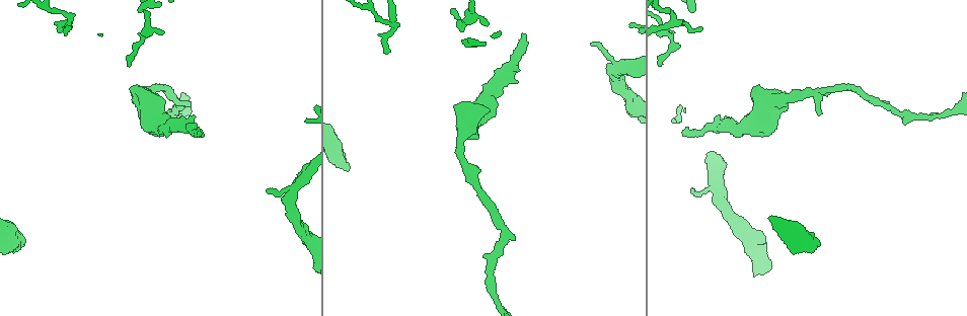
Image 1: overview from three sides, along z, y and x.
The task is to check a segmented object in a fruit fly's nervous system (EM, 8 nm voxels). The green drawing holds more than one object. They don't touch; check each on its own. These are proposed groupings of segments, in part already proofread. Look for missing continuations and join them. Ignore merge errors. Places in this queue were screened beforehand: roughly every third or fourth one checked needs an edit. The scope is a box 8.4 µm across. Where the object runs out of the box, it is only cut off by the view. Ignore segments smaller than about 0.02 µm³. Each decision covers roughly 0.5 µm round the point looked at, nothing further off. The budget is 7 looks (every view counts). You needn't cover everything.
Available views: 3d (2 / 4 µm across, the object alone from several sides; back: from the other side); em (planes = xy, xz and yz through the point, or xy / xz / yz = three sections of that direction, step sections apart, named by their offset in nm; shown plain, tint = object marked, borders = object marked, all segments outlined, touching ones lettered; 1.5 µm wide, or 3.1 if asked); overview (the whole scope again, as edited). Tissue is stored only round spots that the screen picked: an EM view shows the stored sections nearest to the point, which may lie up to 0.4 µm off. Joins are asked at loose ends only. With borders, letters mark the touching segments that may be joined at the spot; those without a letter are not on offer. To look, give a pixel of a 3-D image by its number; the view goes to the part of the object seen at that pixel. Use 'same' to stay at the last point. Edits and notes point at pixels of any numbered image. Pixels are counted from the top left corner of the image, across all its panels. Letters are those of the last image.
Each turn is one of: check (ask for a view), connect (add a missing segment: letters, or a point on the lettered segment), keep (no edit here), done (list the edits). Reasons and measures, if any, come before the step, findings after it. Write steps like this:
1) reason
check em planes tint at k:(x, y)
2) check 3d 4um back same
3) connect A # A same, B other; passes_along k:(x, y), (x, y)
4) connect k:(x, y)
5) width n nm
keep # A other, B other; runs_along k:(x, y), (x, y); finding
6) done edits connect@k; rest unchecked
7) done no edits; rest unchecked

an open end
check 3d 4um at 1:(346, 170)

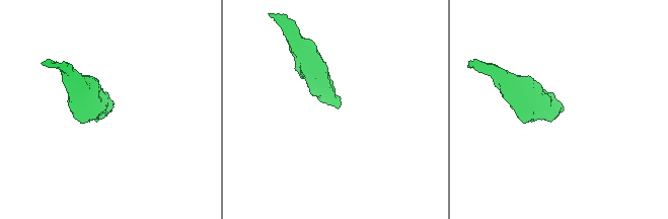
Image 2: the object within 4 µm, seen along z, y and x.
check em xy step 8 tint at 2:(110, 109)

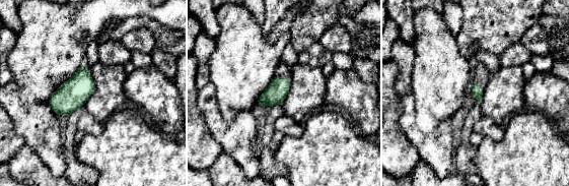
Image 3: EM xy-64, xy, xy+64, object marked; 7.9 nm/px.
check em xy step 8 borders same

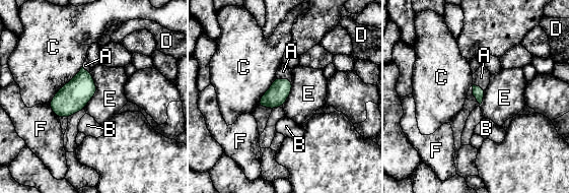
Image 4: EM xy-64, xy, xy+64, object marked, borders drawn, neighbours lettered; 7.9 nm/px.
connect A # A same, B other, C other, D other, E other, F other; passes_along 4:(277, 94), (284, 78), (283, 71); it goes on there

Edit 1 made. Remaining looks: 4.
thin end
check 3d 2um back at 1:(691, 188)

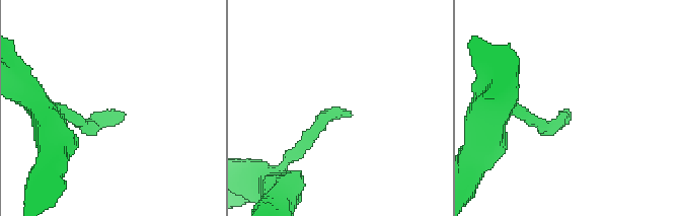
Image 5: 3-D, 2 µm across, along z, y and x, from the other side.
shape alone is not enough
check em xz step 4 tint at 5:(120, 112)

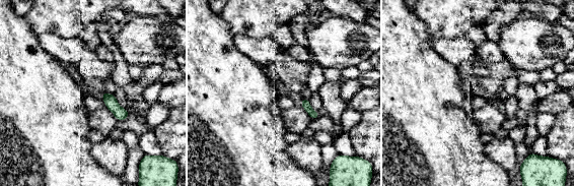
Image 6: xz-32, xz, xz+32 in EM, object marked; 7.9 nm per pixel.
check em planes borders same

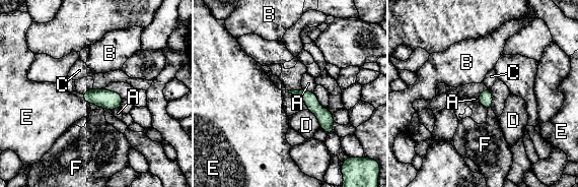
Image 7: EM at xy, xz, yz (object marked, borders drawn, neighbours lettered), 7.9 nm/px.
longest_contact D 190 nm
keep # A other, B other, C other, D other, E other, F other; none of them fits

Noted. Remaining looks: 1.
done edits connect@4; rest unchecked

